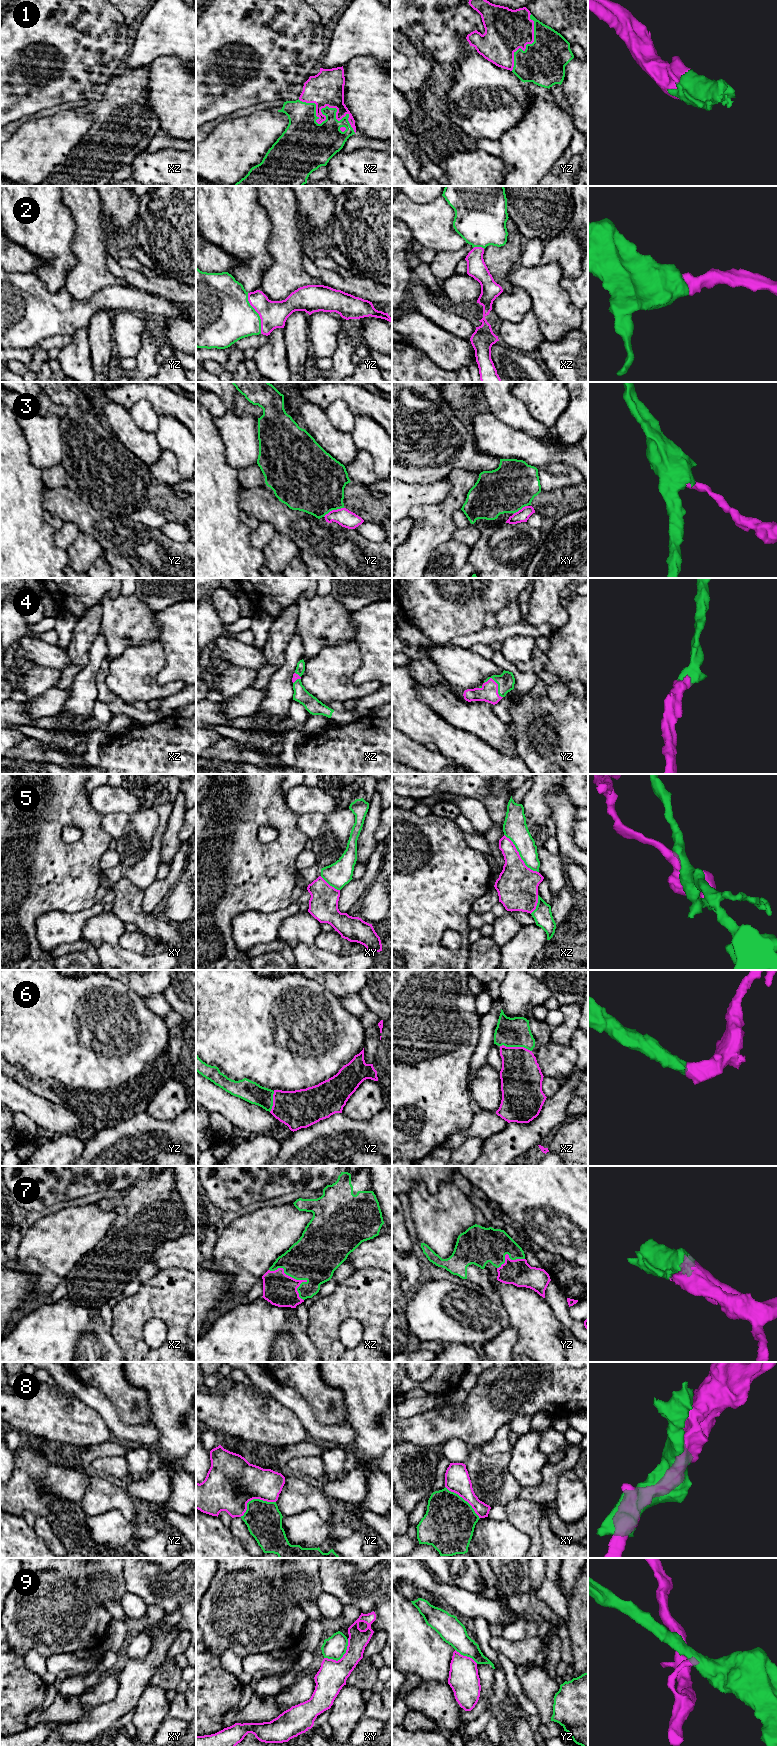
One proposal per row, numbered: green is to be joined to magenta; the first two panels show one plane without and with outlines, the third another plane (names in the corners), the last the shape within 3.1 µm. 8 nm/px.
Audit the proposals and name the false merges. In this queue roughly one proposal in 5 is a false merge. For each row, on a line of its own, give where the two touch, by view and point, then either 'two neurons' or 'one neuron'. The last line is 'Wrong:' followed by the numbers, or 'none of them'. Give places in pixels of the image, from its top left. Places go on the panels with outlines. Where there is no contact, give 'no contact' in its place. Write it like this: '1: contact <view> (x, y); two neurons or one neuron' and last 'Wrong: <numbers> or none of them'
1: contact xz (321, 108); one neuron
2: contact yz (257, 312); one neuron
3: contact yz (333, 510); two neurons
4: contact yz (497, 684); one neuron
5: contact xz (519, 856); two neurons
6: contact xz (516, 1047); one neuron
7: contact xz (293, 1278); one neuron
8: contact yz (254, 1498); two neurons
9: contact xy (342, 1657); two neurons
Wrong: 3, 5, 8, 9

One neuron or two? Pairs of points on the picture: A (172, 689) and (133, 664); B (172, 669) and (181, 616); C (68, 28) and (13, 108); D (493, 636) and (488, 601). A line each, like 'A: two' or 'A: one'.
A: one
B: one
C: one
D: two

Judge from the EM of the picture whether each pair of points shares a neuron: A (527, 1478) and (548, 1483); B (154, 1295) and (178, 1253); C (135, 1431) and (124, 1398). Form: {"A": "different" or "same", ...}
{"A": "different", "B": "different", "C": "different"}

